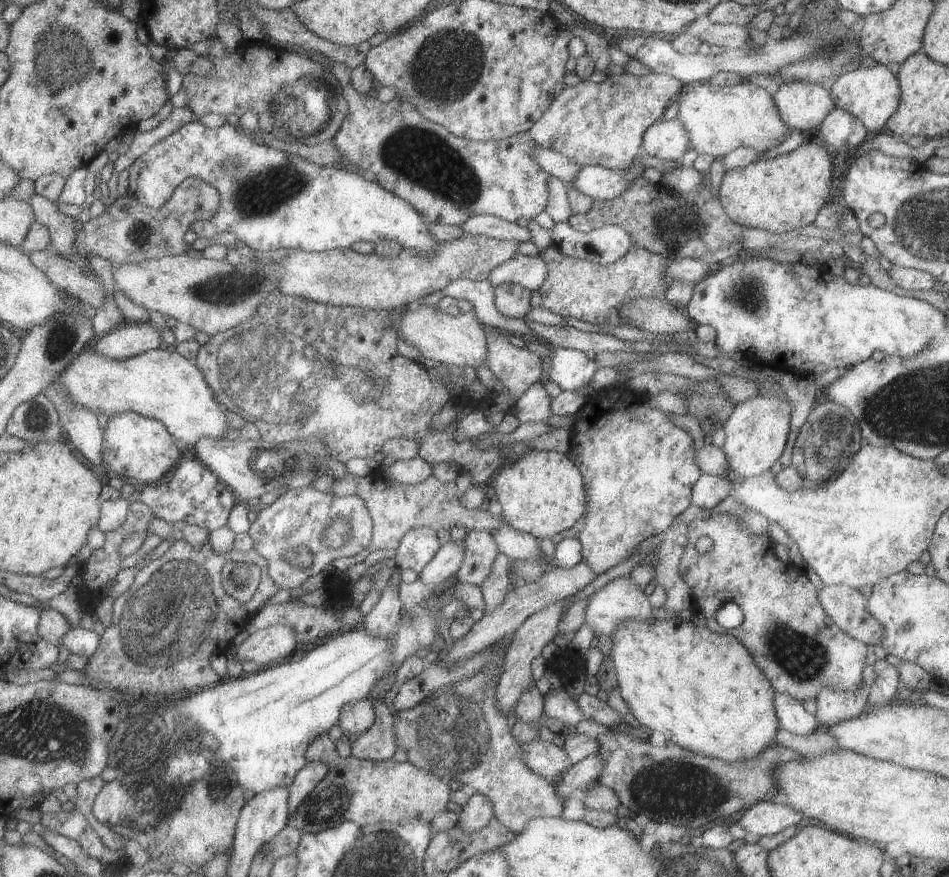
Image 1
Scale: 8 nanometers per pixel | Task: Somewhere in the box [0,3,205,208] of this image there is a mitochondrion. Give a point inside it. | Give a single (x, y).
(61, 56)

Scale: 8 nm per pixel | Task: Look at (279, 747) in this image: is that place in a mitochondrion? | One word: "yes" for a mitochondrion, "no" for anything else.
no

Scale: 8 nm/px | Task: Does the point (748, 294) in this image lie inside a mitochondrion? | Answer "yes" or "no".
yes

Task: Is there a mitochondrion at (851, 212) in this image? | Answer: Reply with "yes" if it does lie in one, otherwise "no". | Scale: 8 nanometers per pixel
no

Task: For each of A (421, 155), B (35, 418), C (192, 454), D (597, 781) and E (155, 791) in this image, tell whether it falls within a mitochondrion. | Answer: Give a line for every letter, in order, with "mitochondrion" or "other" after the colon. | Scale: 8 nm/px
A: mitochondrion
B: mitochondrion
C: other
D: other
E: mitochondrion

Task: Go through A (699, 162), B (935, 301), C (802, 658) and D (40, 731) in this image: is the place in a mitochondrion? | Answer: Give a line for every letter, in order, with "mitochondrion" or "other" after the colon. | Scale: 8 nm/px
A: other
B: other
C: mitochondrion
D: mitochondrion

